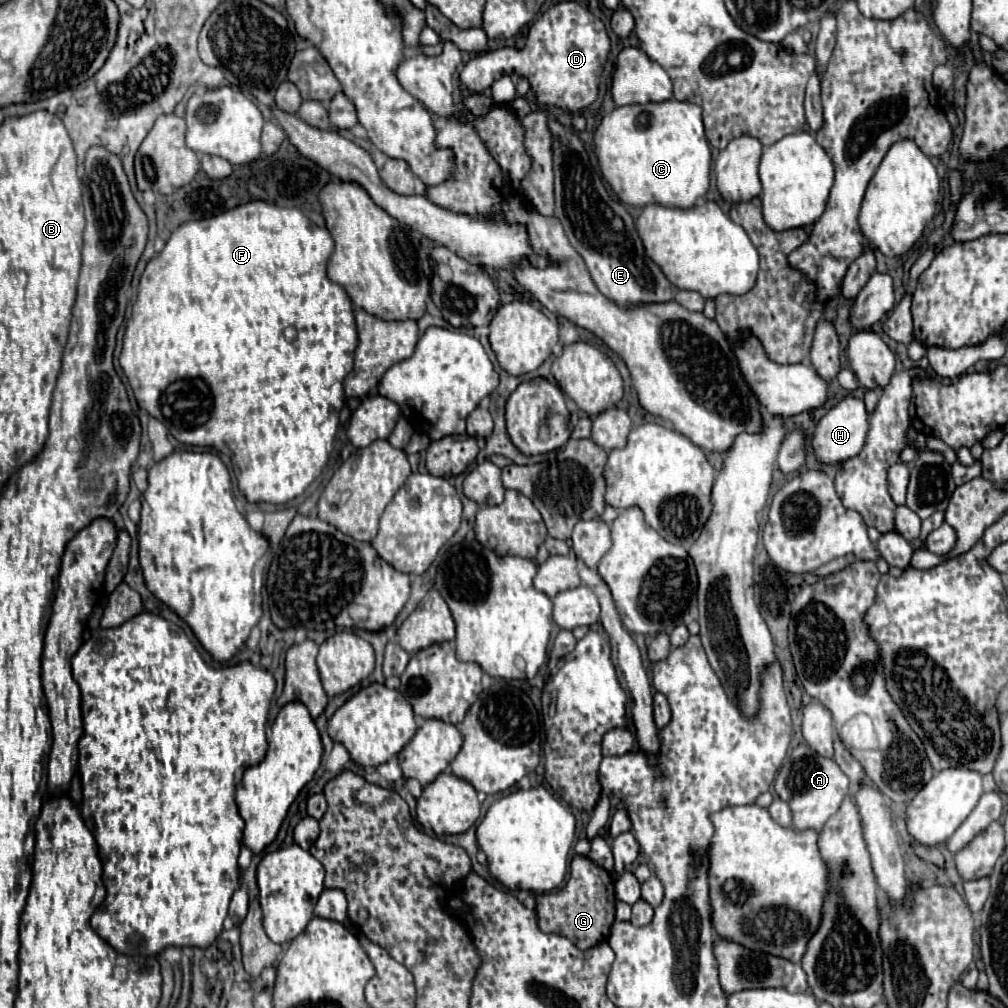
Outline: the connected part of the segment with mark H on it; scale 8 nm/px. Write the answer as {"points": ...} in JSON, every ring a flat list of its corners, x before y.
{"points":[[847,395,835,407,831,407,825,413,825,417,821,417,821,421,817,423,813,433,813,451,825,463,847,461,861,451,861,447,867,441,867,433,869,433,869,413,865,409,863,399]]}

